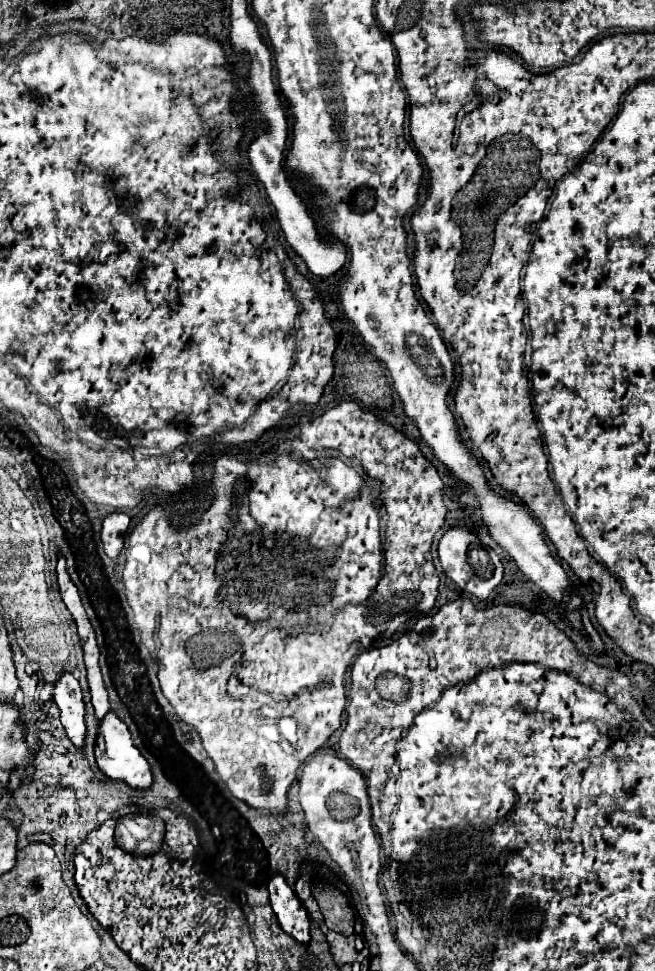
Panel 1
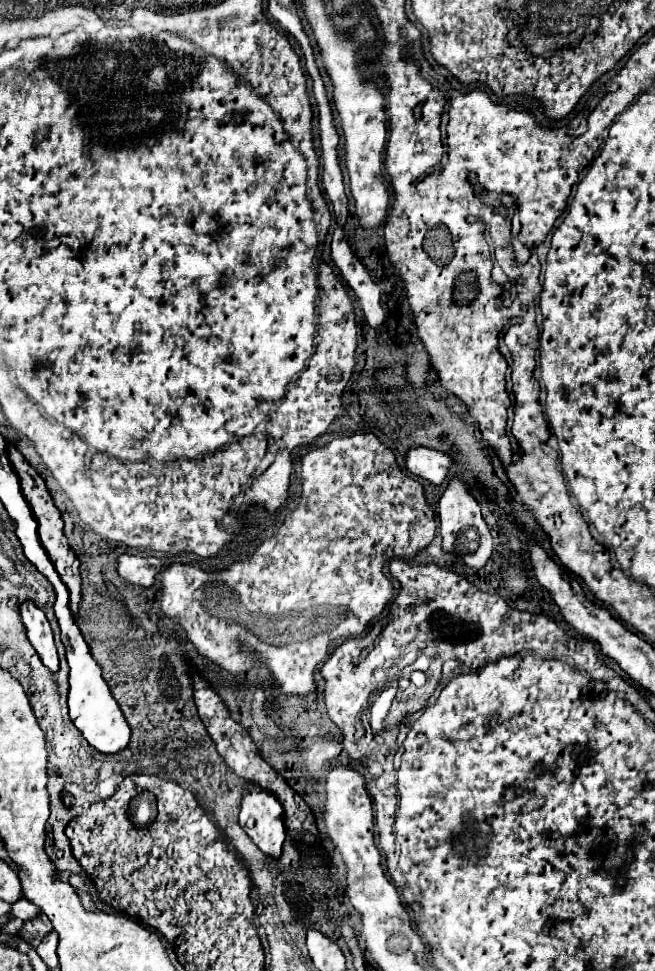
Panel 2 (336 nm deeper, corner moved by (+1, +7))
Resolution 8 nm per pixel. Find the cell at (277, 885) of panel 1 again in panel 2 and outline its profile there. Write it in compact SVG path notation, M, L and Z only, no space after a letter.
M250 789L242 797L240 827L262 853L276 861L282 857L282 845L286 839L284 809L272 793Z

